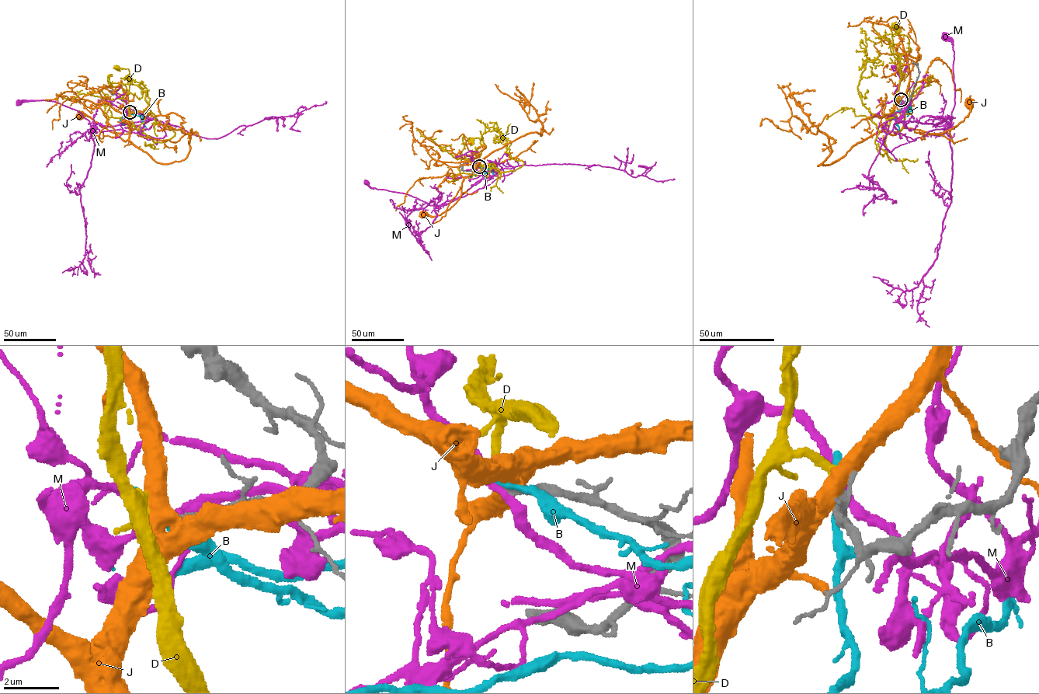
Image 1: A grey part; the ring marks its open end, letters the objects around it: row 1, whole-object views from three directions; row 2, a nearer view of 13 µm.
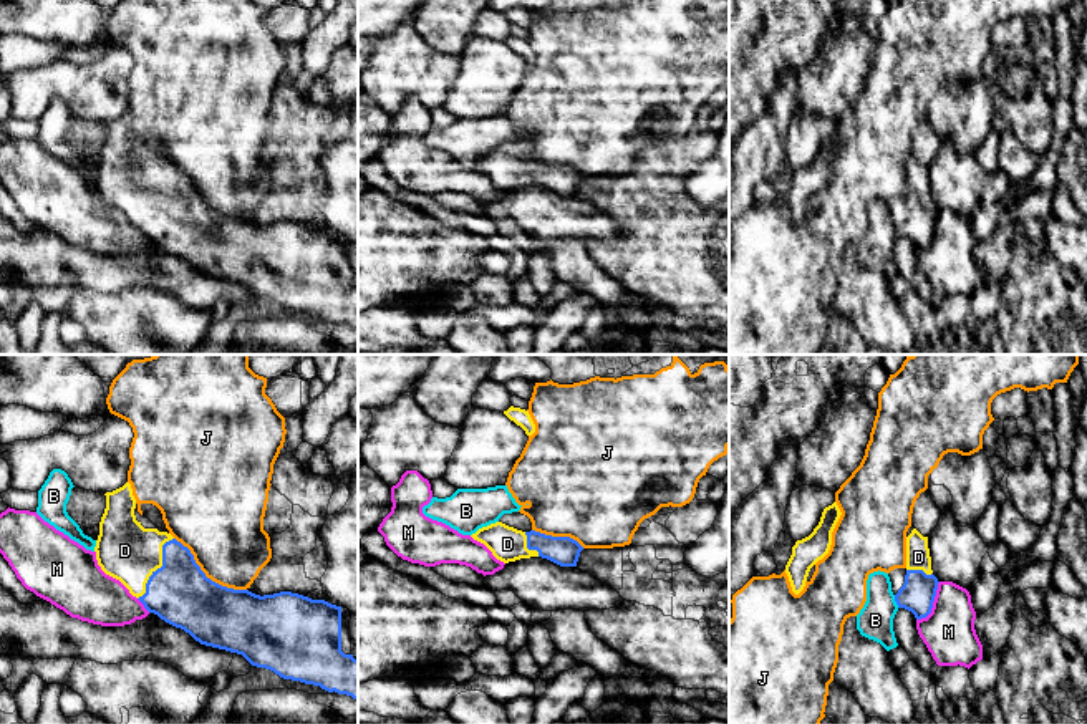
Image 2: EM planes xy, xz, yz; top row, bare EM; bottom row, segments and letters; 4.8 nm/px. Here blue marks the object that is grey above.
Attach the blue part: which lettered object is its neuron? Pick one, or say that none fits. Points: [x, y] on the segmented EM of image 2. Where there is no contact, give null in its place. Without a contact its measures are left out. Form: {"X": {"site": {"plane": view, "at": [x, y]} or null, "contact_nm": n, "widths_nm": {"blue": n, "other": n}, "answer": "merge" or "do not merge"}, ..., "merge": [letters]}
{"B": {"site": {"plane": "yz", "at": [895, 600]}, "contact_nm": 70, "widths_nm": {"blue": 170, "other": 180}, "answer": "do not merge"}, "D": {"site": {"plane": "xy", "at": [161, 567]}, "contact_nm": 340, "widths_nm": {"blue": 300, "other": 280}, "answer": "merge"}, "J": {"site": {"plane": "xy", "at": [204, 575]}, "contact_nm": 440, "widths_nm": {"blue": 300, "other": 400}, "answer": "do not merge"}, "M": {"site": {"plane": "yz", "at": [932, 603]}, "contact_nm": 220, "widths_nm": {"blue": 170, "other": 260}, "answer": "do not merge"}, "merge": ["D"]}

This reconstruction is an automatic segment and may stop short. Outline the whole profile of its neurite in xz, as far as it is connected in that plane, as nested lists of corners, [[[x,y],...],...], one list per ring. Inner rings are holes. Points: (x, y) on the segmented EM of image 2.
[[[502,522],[490,524],[471,535],[504,562],[542,557],[560,567],[577,567],[583,547],[570,537],[552,537],[535,530],[522,532]]]

